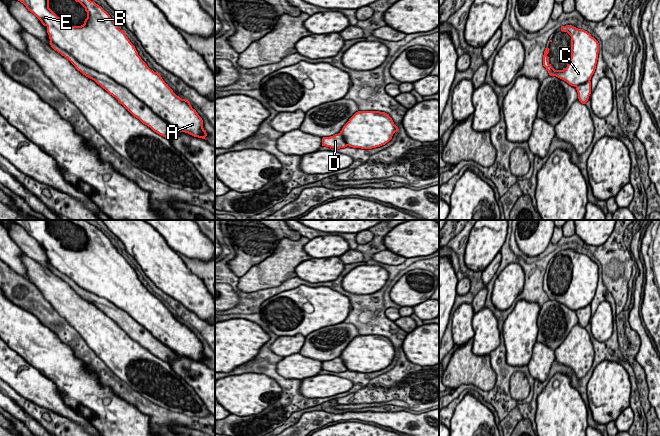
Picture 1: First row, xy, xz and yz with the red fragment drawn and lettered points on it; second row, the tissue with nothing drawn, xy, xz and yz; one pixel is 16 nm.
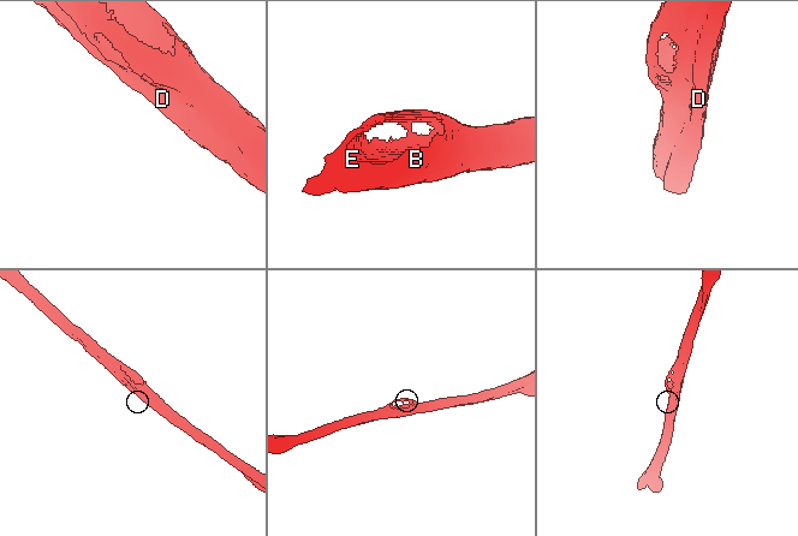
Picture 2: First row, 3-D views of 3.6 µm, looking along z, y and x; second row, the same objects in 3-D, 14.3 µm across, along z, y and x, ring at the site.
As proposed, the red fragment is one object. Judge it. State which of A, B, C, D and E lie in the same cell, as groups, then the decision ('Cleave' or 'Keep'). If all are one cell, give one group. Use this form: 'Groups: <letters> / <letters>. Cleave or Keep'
Groups: A B C E / D. Cleave

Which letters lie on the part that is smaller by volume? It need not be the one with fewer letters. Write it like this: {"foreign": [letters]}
{"foreign": ["D"]}

